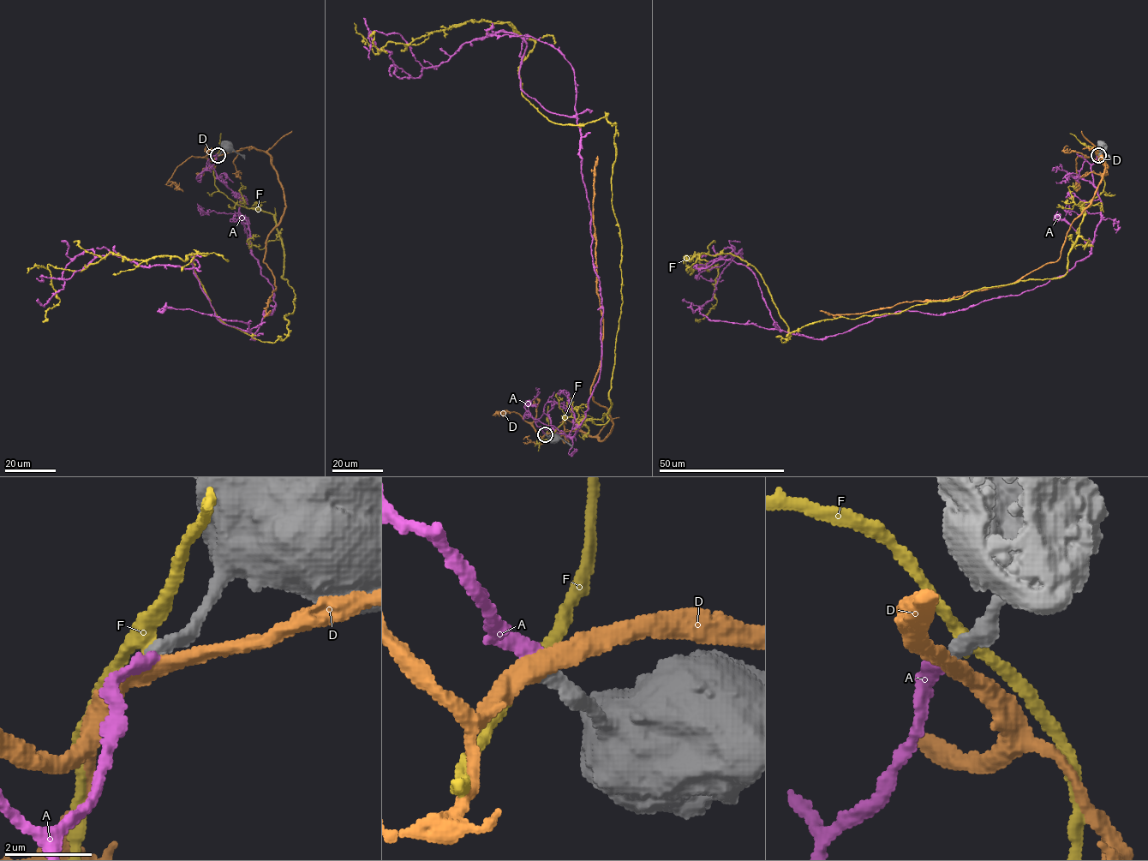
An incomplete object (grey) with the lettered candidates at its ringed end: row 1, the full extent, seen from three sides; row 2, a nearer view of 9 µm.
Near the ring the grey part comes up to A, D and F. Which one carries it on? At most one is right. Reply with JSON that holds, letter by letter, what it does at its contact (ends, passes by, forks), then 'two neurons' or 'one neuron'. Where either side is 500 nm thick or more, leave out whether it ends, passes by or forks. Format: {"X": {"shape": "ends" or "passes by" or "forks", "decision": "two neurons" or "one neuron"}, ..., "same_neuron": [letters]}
{"A": {"shape": "ends", "decision": "one neuron"}, "D": {"shape": "passes by", "decision": "two neurons"}, "F": {"shape": "passes by", "decision": "two neurons"}, "same_neuron": ["A"]}

